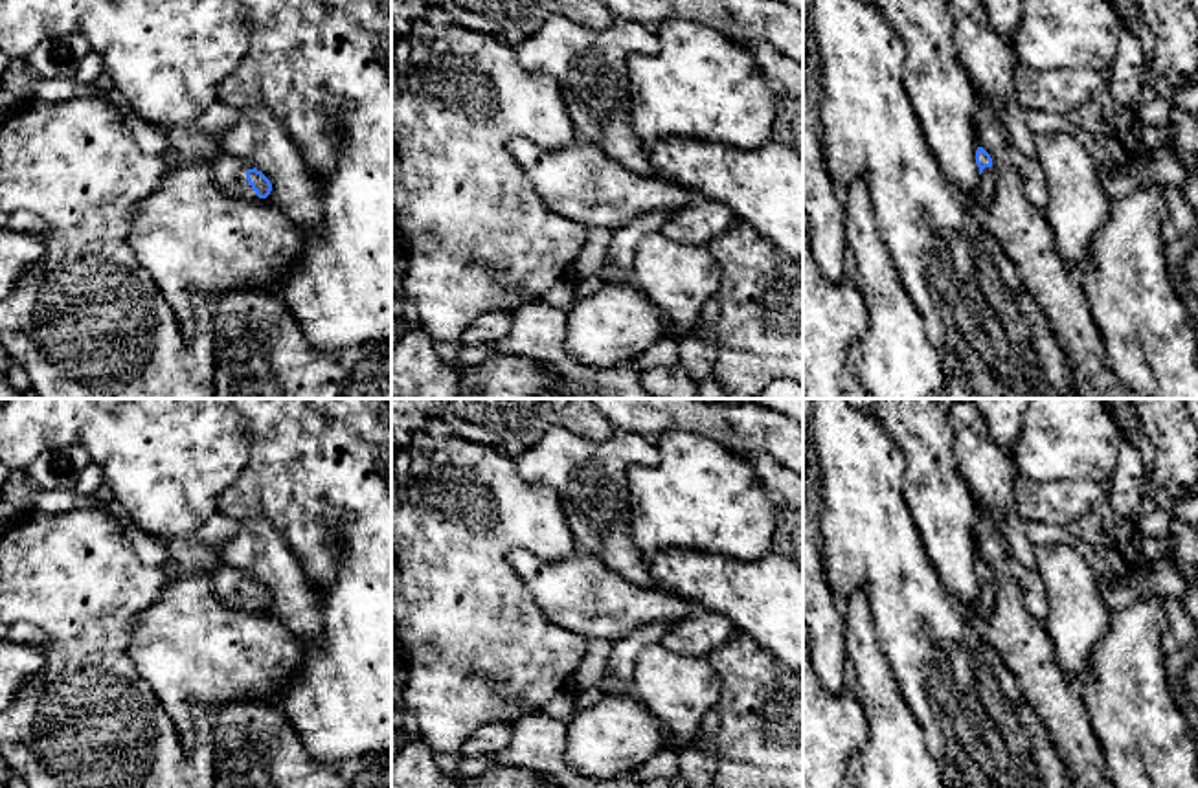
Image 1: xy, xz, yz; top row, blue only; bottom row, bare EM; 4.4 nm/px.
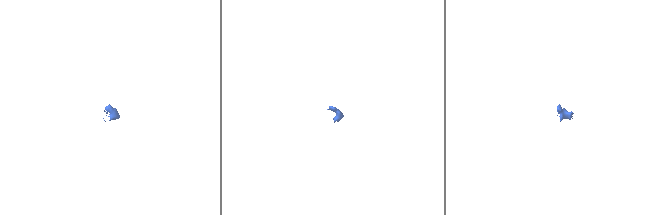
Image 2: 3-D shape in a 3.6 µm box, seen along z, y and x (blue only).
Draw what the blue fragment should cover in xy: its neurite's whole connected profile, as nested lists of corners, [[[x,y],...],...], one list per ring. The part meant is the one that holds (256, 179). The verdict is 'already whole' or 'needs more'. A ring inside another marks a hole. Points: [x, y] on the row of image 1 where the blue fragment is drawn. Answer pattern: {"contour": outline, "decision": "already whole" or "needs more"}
{"contour": [[[224,152],[213,162],[213,182],[230,197],[243,200],[266,198],[272,191],[270,180],[250,169],[244,158]]], "decision": "needs more"}

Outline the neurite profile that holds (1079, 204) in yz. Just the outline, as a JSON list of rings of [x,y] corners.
[[[1064,132],[1036,134],[1036,160],[1049,182],[1044,213],[1057,248],[1079,277],[1091,259],[1093,239],[1108,222],[1112,198],[1099,174],[1099,163],[1086,147]]]

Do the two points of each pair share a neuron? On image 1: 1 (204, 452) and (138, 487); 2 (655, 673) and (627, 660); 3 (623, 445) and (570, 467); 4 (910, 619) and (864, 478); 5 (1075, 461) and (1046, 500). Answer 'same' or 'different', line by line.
1: same
2: different
3: same
4: same
5: different

